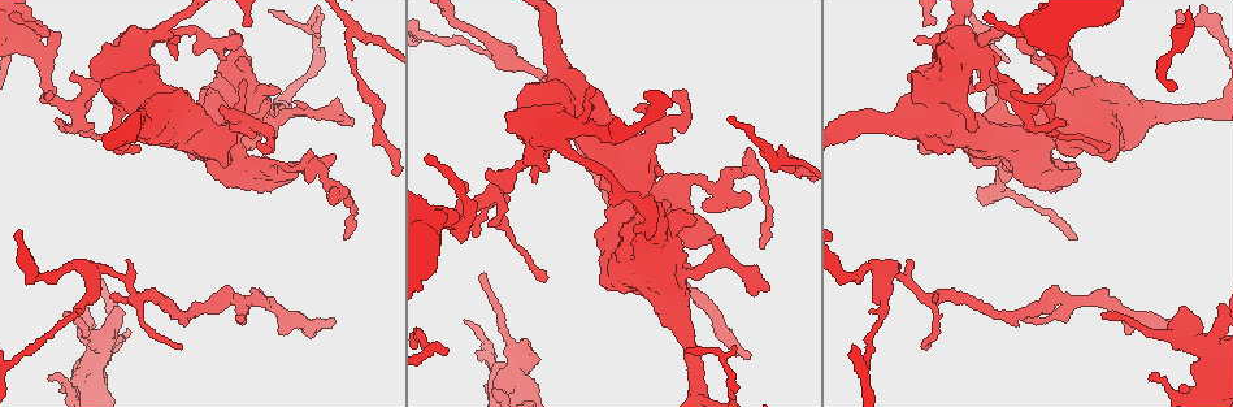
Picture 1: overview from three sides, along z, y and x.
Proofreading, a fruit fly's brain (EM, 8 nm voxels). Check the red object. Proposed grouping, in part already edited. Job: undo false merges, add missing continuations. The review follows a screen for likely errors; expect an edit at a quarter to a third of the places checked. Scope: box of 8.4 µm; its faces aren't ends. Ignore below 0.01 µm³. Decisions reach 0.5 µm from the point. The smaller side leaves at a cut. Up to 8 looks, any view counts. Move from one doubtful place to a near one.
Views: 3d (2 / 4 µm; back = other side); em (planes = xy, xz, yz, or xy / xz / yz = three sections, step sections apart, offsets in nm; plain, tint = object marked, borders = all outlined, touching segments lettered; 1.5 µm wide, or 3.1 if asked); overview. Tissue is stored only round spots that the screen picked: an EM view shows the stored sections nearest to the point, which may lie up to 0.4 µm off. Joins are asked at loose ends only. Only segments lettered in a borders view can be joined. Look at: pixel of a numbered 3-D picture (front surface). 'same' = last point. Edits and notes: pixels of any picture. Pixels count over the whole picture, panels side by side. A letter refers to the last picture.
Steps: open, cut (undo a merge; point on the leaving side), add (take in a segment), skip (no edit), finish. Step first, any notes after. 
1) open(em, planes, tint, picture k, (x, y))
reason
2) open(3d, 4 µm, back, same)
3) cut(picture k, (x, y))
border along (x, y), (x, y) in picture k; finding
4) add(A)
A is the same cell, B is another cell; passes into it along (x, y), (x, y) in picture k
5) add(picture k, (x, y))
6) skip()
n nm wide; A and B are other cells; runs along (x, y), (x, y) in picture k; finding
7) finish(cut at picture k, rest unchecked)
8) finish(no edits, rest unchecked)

open(3d, 2 µm, picture 1, (256, 145))
free end

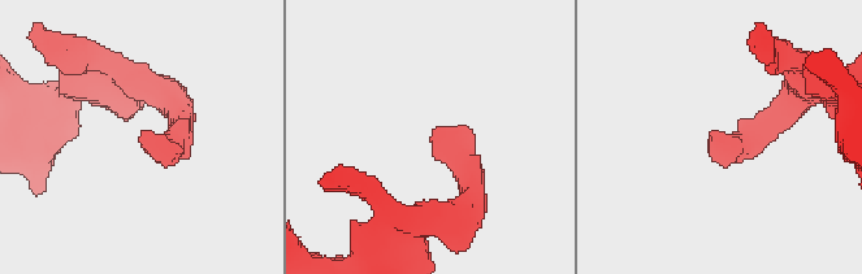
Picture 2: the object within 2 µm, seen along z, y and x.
open(em, planes, borders, picture 2, (430, 139))

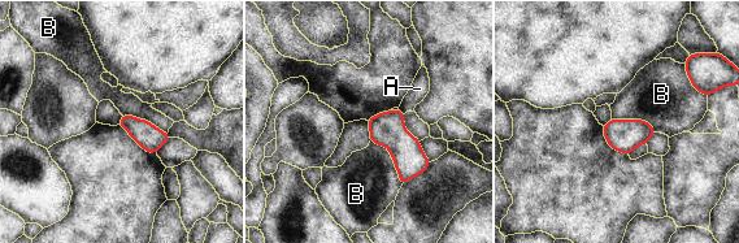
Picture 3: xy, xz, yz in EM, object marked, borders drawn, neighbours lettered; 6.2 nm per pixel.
skip()
150 nm wide; A and B are other cells; border along (370, 139), (387, 148), (401, 185) in picture 3; no lettered segment goes on from it

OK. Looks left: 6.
open(em, planes, borders, picture 1, (350, 34))
a narrow waist

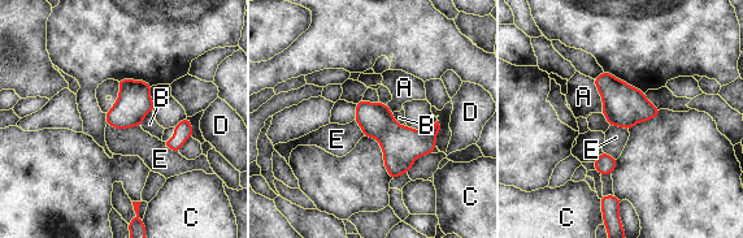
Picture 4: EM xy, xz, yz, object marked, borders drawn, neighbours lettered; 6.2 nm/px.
skip()
A, B, C, D and E are other cells; border along (107, 122), (116, 128), (139, 126) in picture 4; all the same neuron

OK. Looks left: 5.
open(3d, 4 µm, picture 1, (1068, 300))
arms part here

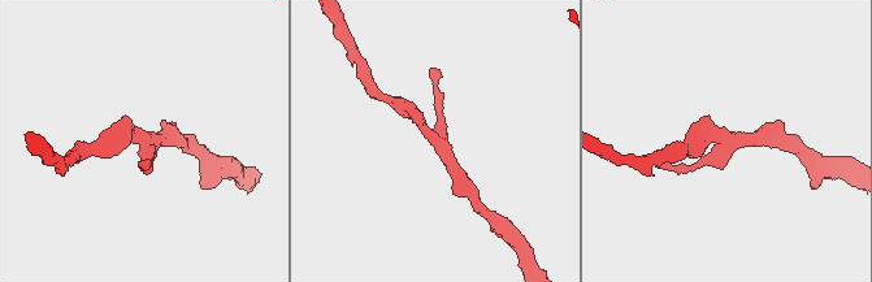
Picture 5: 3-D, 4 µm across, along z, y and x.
open(em, planes, borders, picture 5, (140, 135))
need the tissue

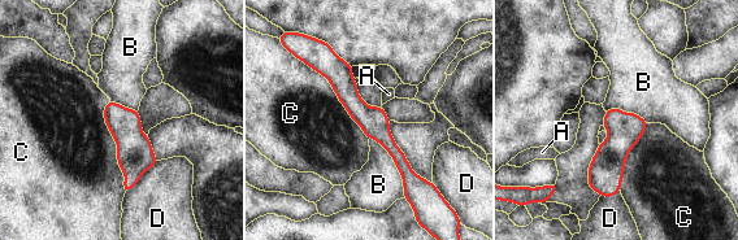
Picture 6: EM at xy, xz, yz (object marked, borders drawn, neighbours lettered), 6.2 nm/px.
skip()
A, B, C and D are other cells; runs along (318, 62), (344, 86), (415, 183) in picture 6; continuous, no second neuron

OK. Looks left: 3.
finish(no edits, rest unchecked)

